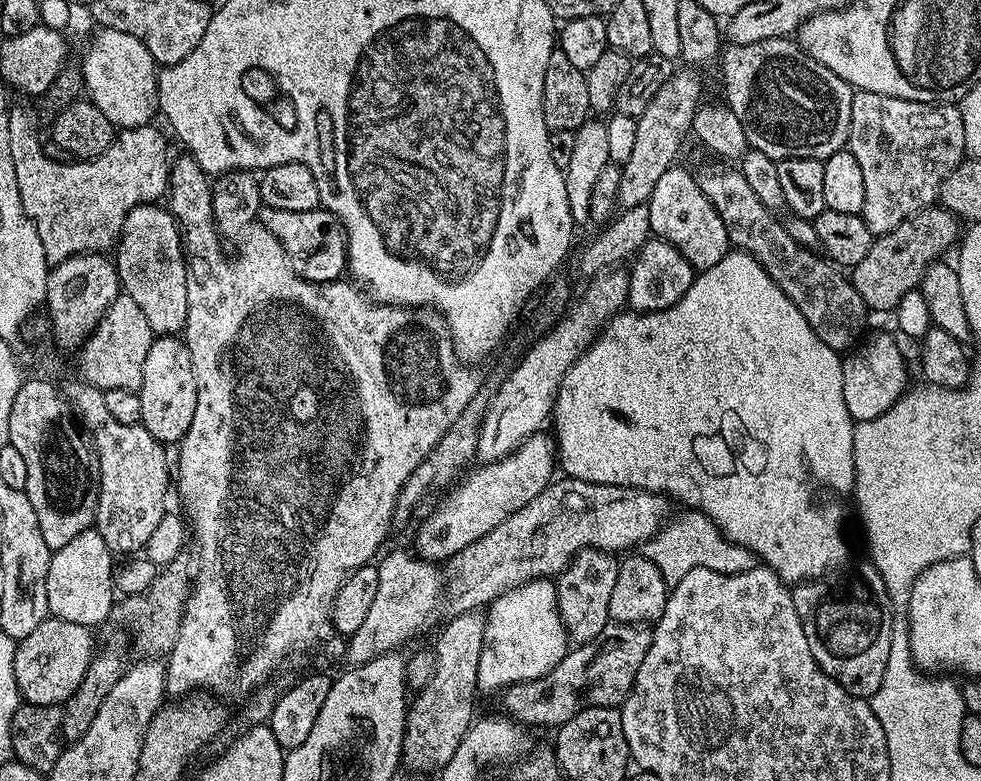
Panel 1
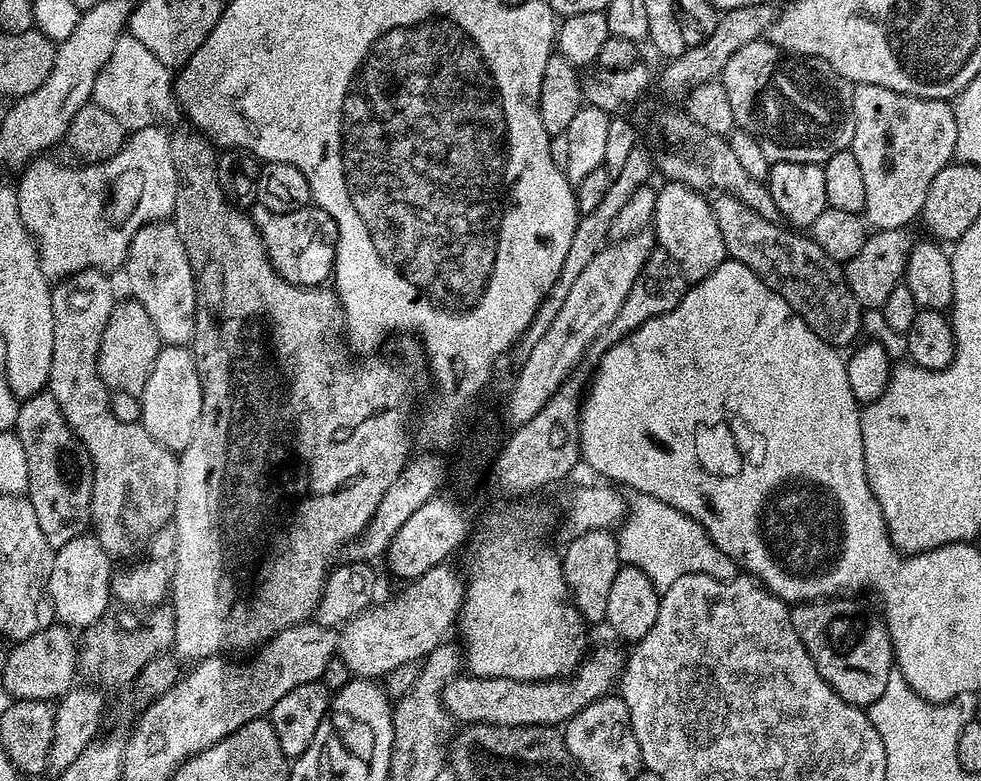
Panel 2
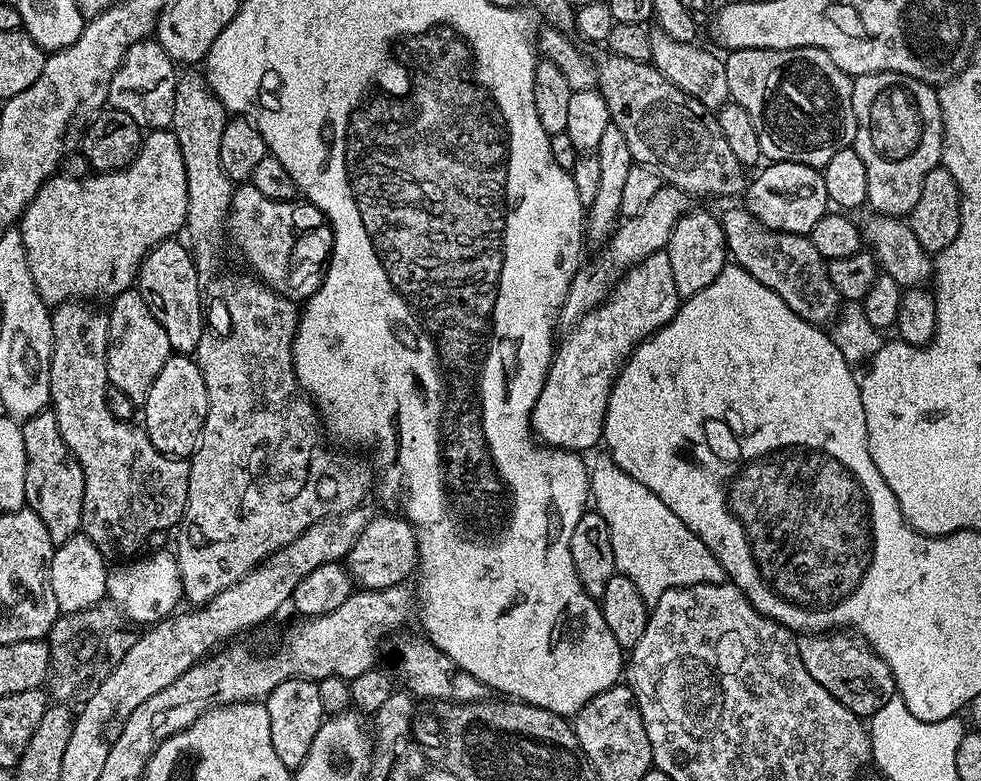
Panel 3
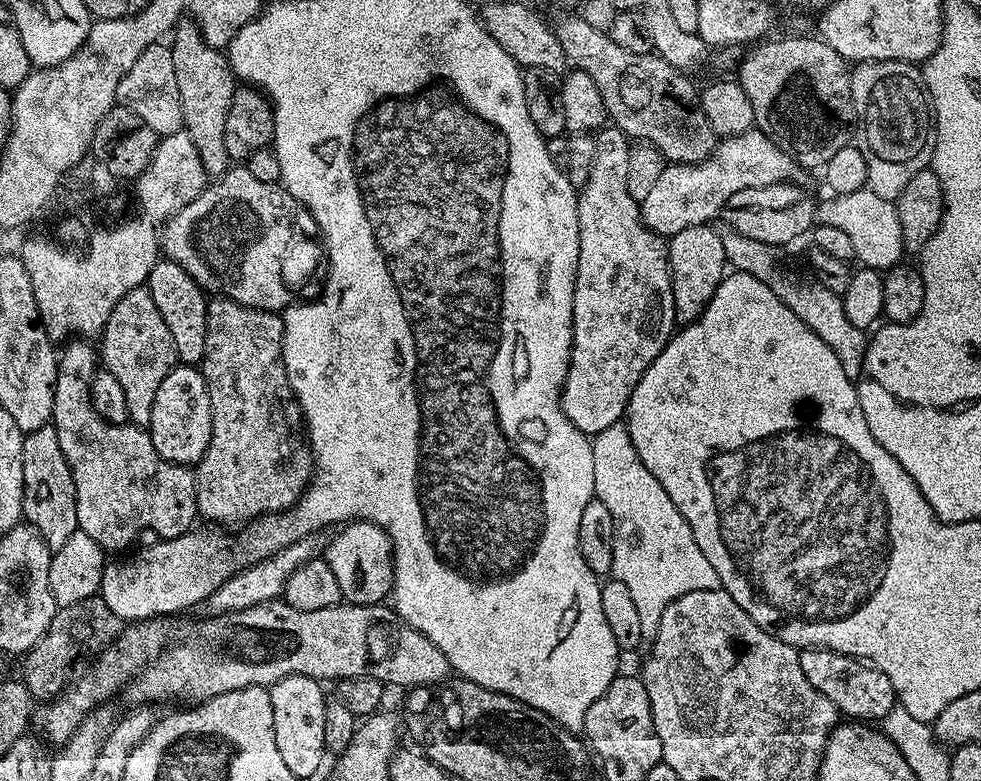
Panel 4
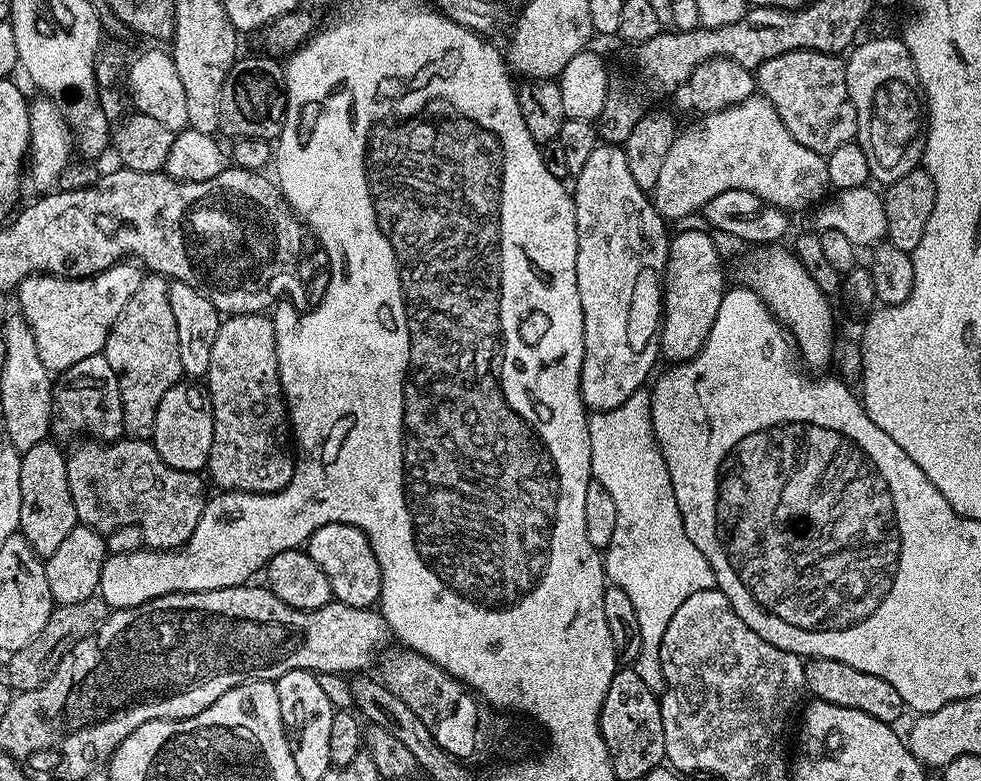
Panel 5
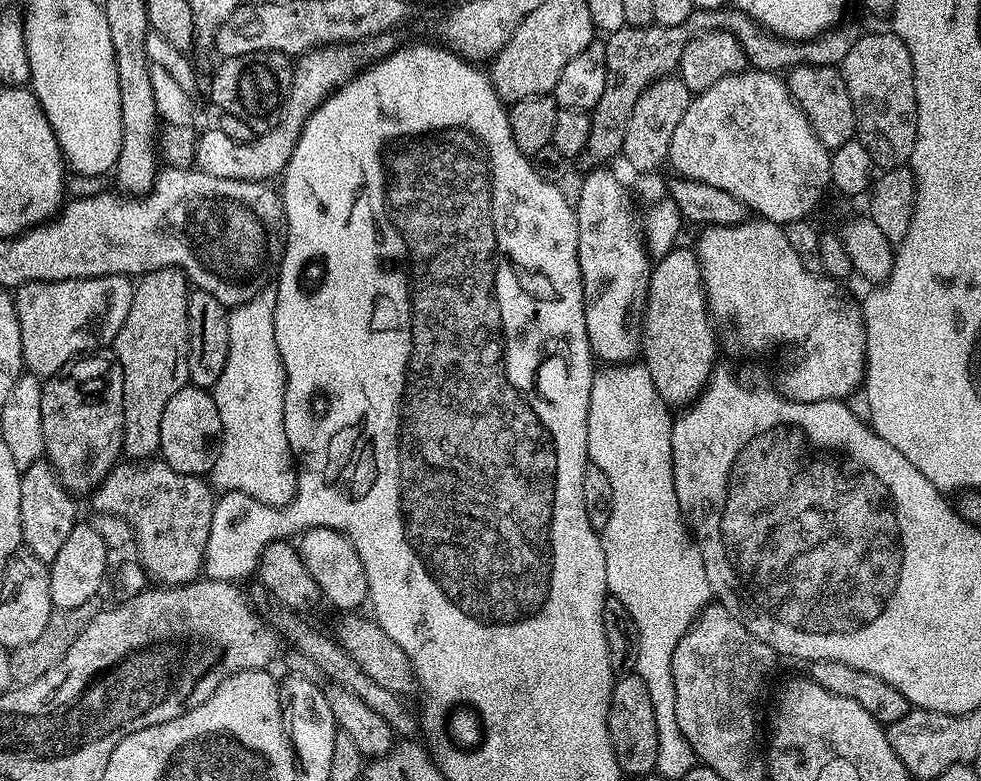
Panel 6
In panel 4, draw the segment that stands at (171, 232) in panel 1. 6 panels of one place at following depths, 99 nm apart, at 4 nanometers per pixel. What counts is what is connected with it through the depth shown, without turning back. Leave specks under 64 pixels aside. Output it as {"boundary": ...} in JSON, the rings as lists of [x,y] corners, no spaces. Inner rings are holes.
{"boundary":[[[167,258],[156,261],[146,286],[150,290],[150,298],[154,298],[154,306],[158,306],[158,314],[166,318],[170,338],[174,338],[177,361],[199,365],[204,359],[208,333],[208,300],[204,289],[198,286],[198,282],[194,282],[194,278],[190,278],[190,274],[186,274],[182,266],[178,266],[178,262]]]}

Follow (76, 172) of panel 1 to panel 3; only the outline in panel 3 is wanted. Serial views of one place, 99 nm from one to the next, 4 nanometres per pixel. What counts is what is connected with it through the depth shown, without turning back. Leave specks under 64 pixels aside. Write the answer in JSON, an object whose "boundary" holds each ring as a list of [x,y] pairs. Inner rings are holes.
{"boundary":[[[157,128],[141,139],[134,159],[117,172],[96,172],[92,176],[51,176],[34,194],[24,215],[18,221],[22,242],[26,246],[26,262],[45,304],[55,306],[67,300],[104,302],[133,287],[140,263],[154,246],[173,239],[176,231],[188,222],[186,162],[182,162],[182,146],[171,130]]]}

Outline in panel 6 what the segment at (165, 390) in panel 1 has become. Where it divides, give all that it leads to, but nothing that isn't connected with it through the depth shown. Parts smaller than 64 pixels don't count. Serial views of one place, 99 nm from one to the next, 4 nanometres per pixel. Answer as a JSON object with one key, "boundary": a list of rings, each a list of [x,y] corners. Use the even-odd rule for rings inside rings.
{"boundary":[[[195,386],[178,390],[162,413],[162,438],[159,455],[178,474],[207,477],[216,464],[216,453],[222,435],[222,418],[211,391]]]}

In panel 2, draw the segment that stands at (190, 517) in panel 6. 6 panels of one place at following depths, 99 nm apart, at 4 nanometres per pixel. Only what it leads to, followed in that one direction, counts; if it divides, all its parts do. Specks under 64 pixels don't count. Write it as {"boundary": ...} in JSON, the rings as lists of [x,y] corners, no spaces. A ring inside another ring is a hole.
{"boundary":[[[87,268],[78,274],[68,276],[65,280],[59,281],[52,290],[52,313],[54,314],[54,358],[50,358],[50,378],[48,379],[47,391],[54,394],[54,398],[58,398],[58,406],[62,406],[62,414],[66,418],[66,422],[71,426],[72,432],[80,439],[80,445],[88,451],[88,456],[92,460],[92,477],[94,478],[94,486],[92,487],[92,522],[91,531],[94,533],[97,542],[102,546],[102,550],[106,550],[106,554],[110,558],[116,556],[132,556],[135,552],[143,553],[147,549],[150,538],[154,538],[154,534],[158,534],[158,530],[162,530],[162,526],[170,523],[176,503],[178,502],[178,470],[180,469],[180,461],[177,453],[163,448],[158,442],[154,442],[154,438],[150,438],[150,434],[144,429],[143,424],[127,424],[126,422],[118,422],[118,418],[114,418],[114,414],[110,410],[110,402],[108,401],[110,390],[104,385],[104,380],[100,376],[100,368],[98,367],[98,358],[100,357],[100,347],[102,346],[102,334],[106,330],[106,326],[110,322],[110,314],[112,307],[118,303],[118,296],[112,293],[112,284],[107,275],[101,272],[99,268]]]}

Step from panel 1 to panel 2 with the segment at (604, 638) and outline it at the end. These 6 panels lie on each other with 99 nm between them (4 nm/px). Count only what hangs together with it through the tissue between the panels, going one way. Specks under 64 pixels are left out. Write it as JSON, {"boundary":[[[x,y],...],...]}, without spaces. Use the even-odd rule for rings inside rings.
{"boundary":[[[600,644],[595,648],[596,645],[580,661],[580,665],[576,667],[576,671],[571,676],[559,680],[515,680],[501,676],[457,674],[445,683],[440,695],[444,709],[453,721],[464,726],[469,724],[493,724],[494,726],[538,726],[539,724],[547,724],[549,726],[563,726],[568,723],[570,718],[574,718],[574,714],[578,714],[578,710],[590,706],[590,702],[601,700],[603,696],[609,695],[617,687],[620,677],[624,674],[625,649],[615,648],[612,644]]]}

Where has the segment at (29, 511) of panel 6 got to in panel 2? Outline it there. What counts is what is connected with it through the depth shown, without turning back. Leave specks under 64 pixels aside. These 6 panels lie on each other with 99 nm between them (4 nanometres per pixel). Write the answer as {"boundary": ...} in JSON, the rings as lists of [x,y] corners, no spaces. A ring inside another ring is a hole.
{"boundary":[[[47,390],[34,394],[23,401],[17,410],[14,427],[16,436],[26,449],[26,466],[28,467],[28,500],[34,506],[34,514],[38,518],[38,527],[46,534],[46,542],[52,549],[66,546],[70,538],[78,538],[89,531],[92,522],[92,460],[88,451],[80,445],[80,439],[72,432],[71,426],[62,414],[62,406],[58,406],[58,398]]]}

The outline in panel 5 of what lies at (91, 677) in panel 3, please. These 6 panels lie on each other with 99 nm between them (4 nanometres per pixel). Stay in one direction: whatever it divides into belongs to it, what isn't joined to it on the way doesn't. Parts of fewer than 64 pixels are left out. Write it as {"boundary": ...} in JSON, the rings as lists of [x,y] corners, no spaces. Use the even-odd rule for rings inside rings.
{"boundary":[[[99,595],[86,598],[86,602],[74,602],[53,607],[50,618],[46,618],[46,626],[38,633],[38,638],[30,638],[22,650],[11,653],[8,660],[8,677],[6,683],[13,693],[38,690],[54,674],[58,662],[82,638],[91,636],[100,624],[108,617],[110,609],[106,601]]]}

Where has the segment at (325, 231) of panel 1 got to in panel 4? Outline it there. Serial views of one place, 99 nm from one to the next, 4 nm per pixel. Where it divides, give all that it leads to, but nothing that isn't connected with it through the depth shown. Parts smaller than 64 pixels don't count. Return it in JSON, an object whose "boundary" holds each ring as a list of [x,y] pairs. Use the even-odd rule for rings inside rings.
{"boundary":[[[247,166],[229,167],[223,176],[204,187],[198,198],[168,219],[162,229],[162,252],[167,259],[178,262],[205,293],[233,300],[247,308],[275,313],[297,302],[317,299],[318,285],[326,268],[324,241],[308,208],[279,183],[254,178]]]}

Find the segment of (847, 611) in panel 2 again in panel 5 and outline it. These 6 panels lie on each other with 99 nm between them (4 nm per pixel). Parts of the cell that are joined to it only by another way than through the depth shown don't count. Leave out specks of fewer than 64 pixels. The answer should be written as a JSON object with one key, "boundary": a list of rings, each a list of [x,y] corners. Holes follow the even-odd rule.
{"boundary":[[[813,656],[805,659],[804,687],[809,697],[830,702],[834,706],[846,706],[850,710],[862,710],[862,714],[870,714],[870,718],[878,718],[878,722],[890,725],[895,725],[896,719],[906,712],[898,690],[894,690],[890,682],[882,682],[882,678],[854,670],[854,666],[846,666],[846,662],[838,662],[834,658]]]}

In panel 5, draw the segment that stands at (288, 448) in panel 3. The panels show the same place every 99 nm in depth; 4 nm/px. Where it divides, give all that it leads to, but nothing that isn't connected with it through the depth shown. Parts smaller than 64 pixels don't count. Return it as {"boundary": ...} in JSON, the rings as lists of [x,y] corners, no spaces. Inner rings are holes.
{"boundary":[[[251,312],[250,314],[228,316],[227,318],[221,319],[218,338],[214,338],[214,350],[210,354],[210,370],[206,377],[206,391],[208,393],[208,399],[212,402],[212,417],[214,418],[214,442],[210,446],[210,458],[206,465],[206,472],[212,475],[213,482],[217,484],[215,487],[225,492],[238,492],[241,494],[271,494],[283,490],[292,477],[294,456],[293,453],[288,453],[288,444],[290,448],[288,405],[285,404],[280,391],[280,371],[278,370],[278,354],[276,353],[274,326],[267,315]]]}

